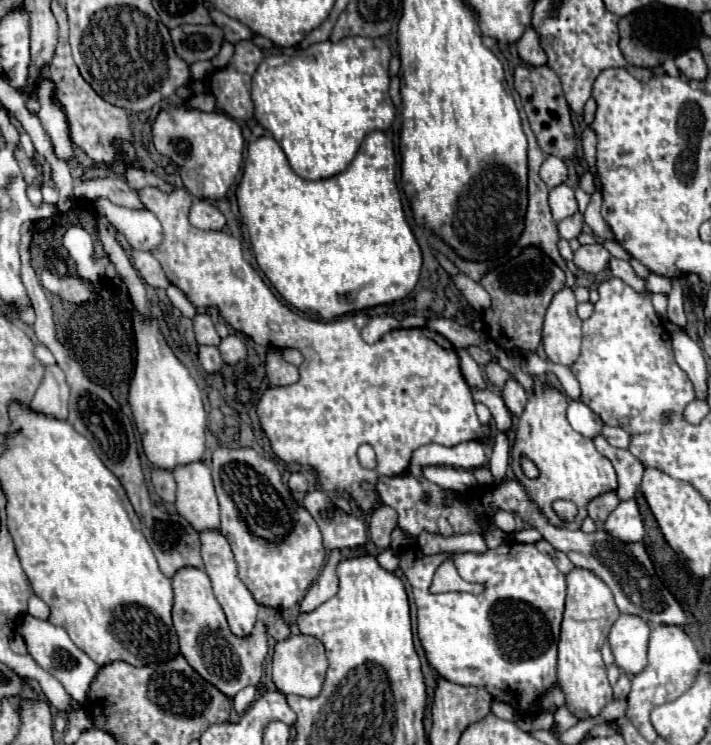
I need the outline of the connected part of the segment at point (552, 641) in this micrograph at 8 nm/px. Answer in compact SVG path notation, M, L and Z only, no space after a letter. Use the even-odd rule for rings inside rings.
M504 542L498 548L486 552L460 552L460 554L422 554L418 546L404 548L400 552L400 568L412 586L418 618L418 638L426 652L428 664L448 682L462 686L484 686L494 700L510 704L518 714L534 714L534 702L546 690L556 684L556 656L558 656L558 634L566 598L566 576L556 568L550 556L536 550L534 544ZM442 560L452 560L458 574L484 586L484 592L474 596L466 592L430 594L432 576Z

